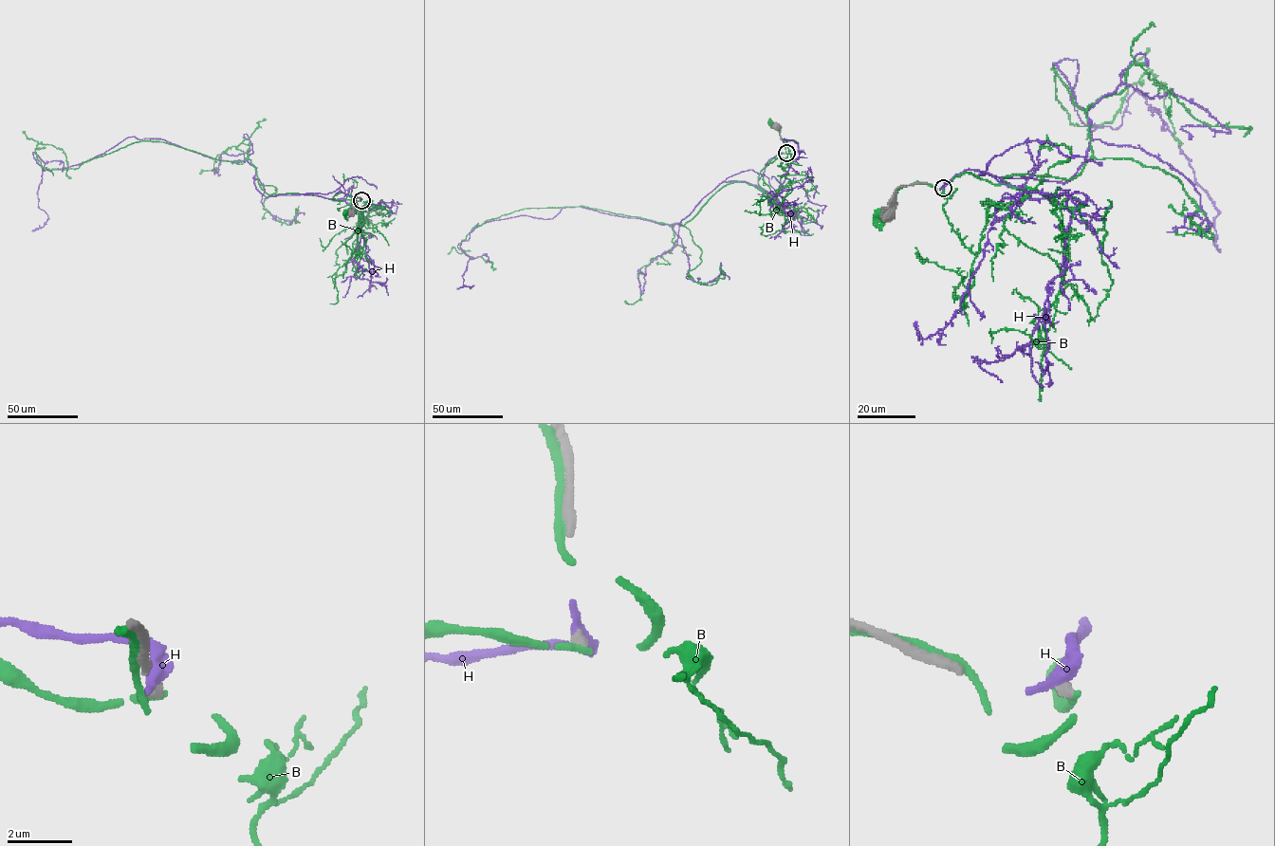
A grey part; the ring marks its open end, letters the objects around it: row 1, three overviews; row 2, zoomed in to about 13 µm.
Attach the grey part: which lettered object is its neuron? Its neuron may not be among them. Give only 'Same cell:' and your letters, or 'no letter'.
Same cell: no letter

